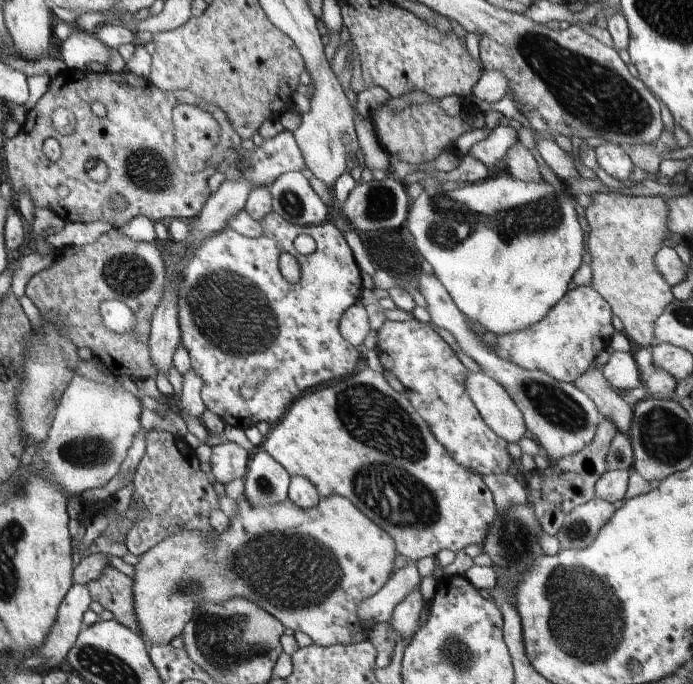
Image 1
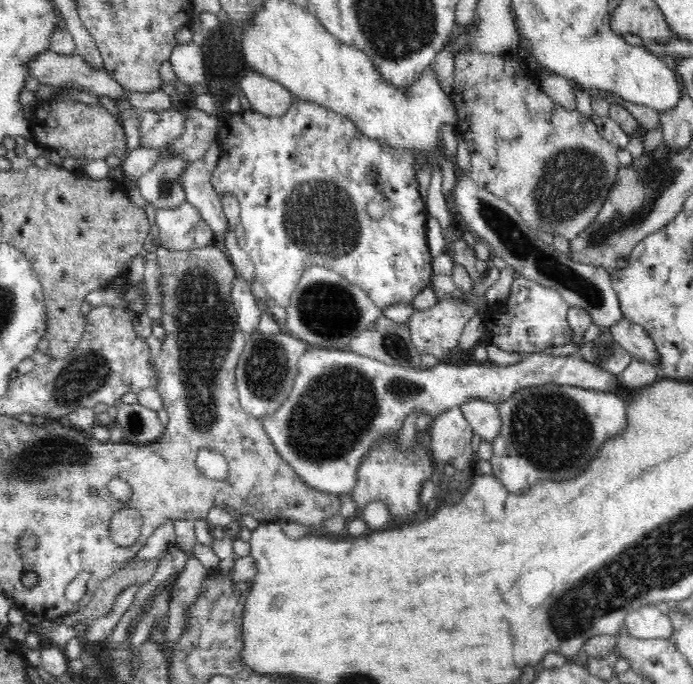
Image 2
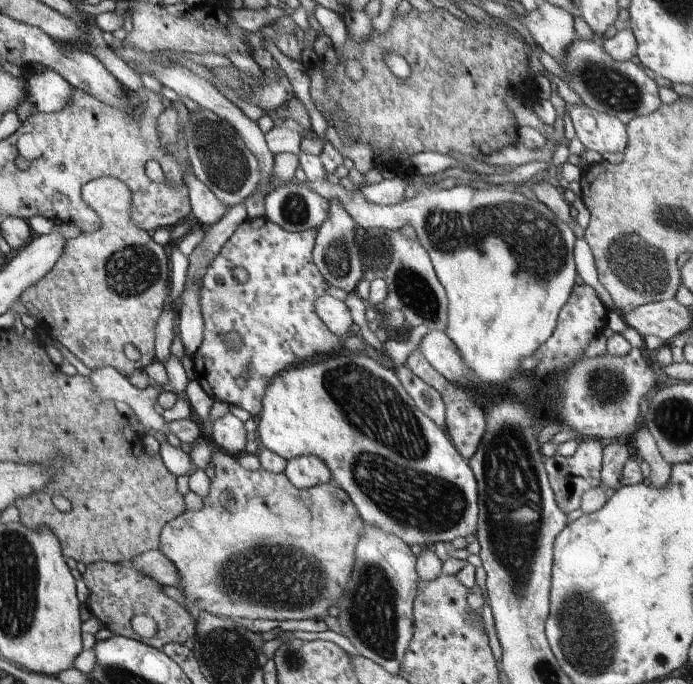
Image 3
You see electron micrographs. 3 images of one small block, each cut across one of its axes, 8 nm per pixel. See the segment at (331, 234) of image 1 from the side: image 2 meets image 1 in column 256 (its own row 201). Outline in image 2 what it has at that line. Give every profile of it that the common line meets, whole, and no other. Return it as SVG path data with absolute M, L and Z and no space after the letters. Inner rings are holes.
M298 98L292 100L292 106L288 108L288 112L284 116L264 116L258 110L242 110L238 114L222 116L218 142L222 148L222 158L212 174L212 184L214 184L214 190L220 194L220 198L224 194L232 194L240 202L240 222L236 228L236 236L240 240L240 248L254 262L256 280L266 288L270 304L288 308L290 298L292 298L304 270L312 268L312 266L322 266L322 268L338 272L348 282L362 288L364 294L382 310L386 310L388 306L396 306L396 304L412 304L414 298L430 286L432 276L434 276L434 270L432 270L434 258L432 258L432 252L428 246L428 218L430 218L430 214L428 214L428 208L424 206L424 200L418 192L418 182L416 182L416 172L418 172L418 164L420 164L418 152L406 152L406 148L396 148L396 146L390 146L376 138L370 138L370 136L362 134L350 118L346 118L326 106L320 106L316 102L304 102Z

